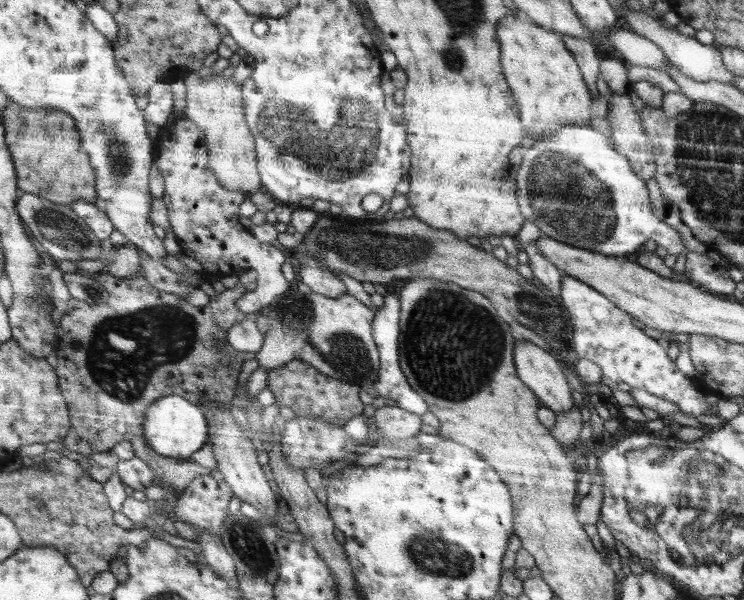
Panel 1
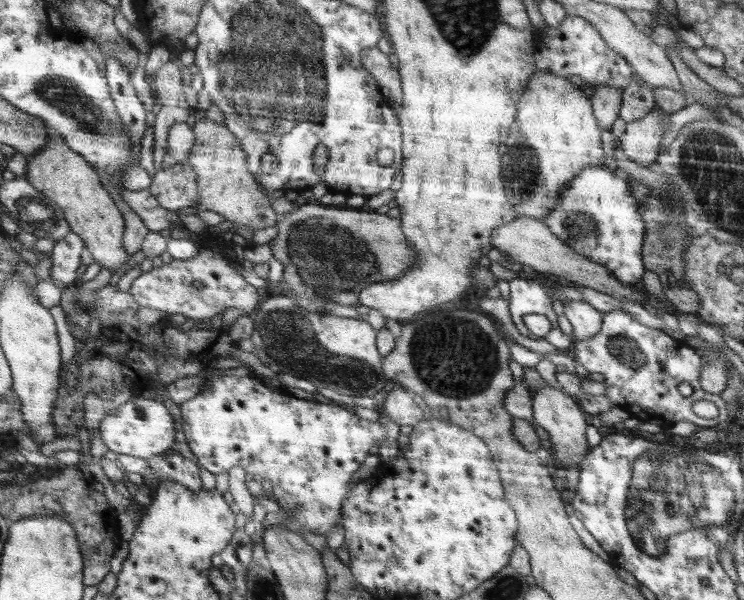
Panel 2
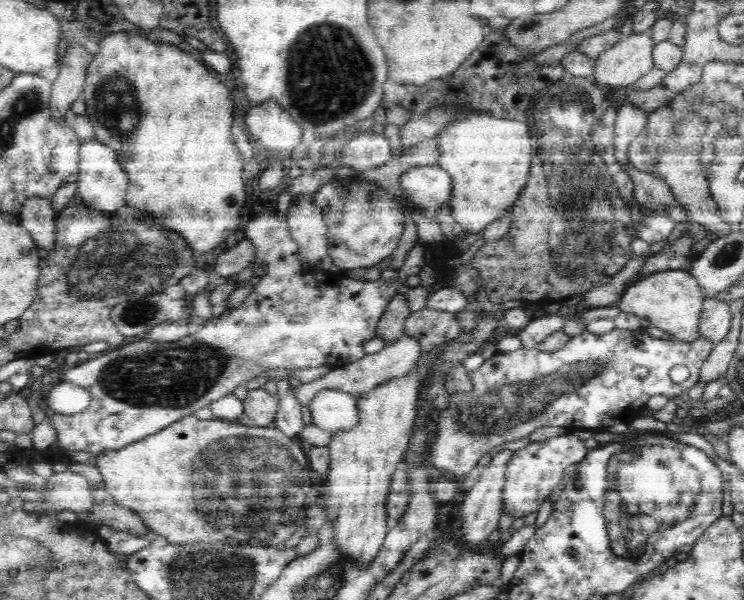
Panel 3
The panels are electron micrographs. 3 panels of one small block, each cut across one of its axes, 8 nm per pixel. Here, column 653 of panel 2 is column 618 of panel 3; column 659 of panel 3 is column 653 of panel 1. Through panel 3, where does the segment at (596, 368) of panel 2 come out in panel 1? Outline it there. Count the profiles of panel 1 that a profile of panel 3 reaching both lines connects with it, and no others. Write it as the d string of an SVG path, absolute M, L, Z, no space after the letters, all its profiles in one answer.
M568 274L562 276L560 296L566 310L570 310L570 322L574 322L571 340L576 354L602 368L601 381L604 384L615 387L619 382L626 382L631 387L678 404L682 413L694 417L704 415L711 409L712 404L706 401L707 391L700 394L684 376L684 372L676 370L662 346L632 323L633 315L629 311L622 310L601 291L594 290L588 283Z

